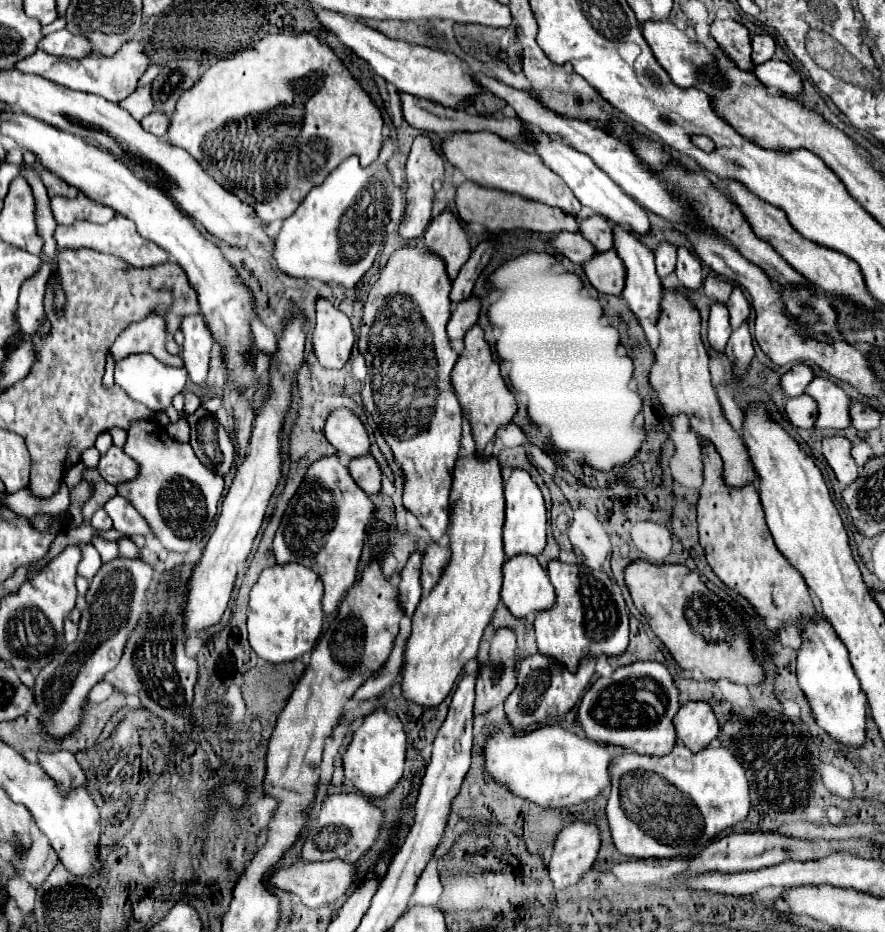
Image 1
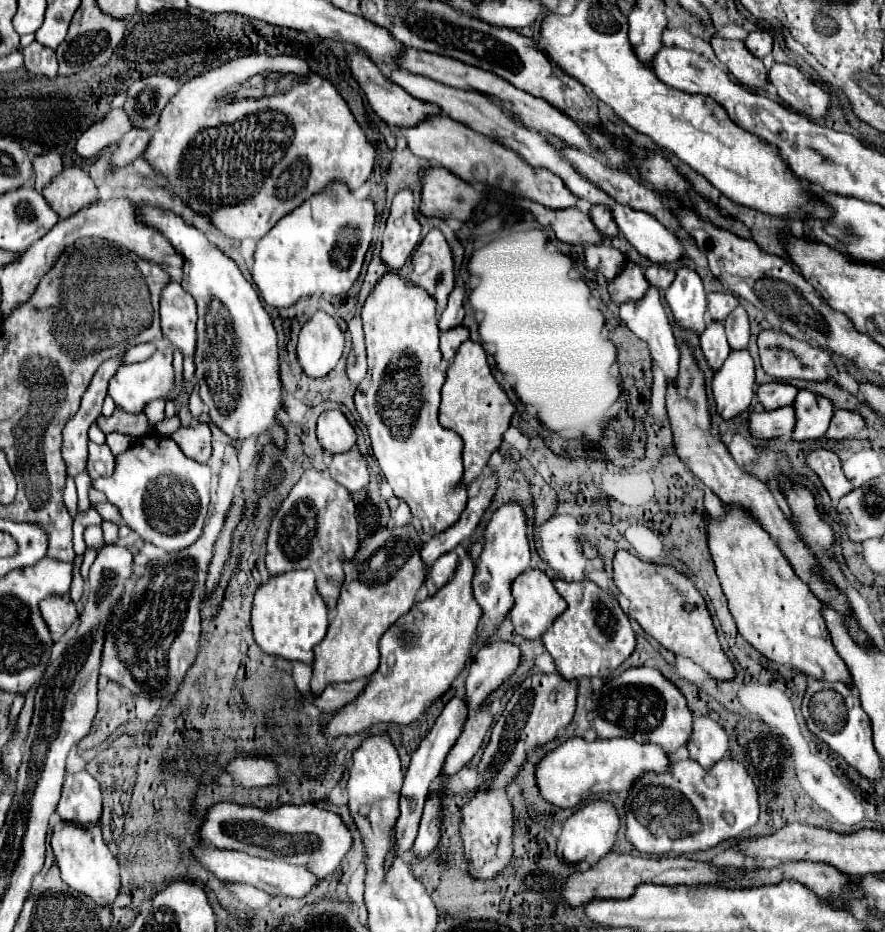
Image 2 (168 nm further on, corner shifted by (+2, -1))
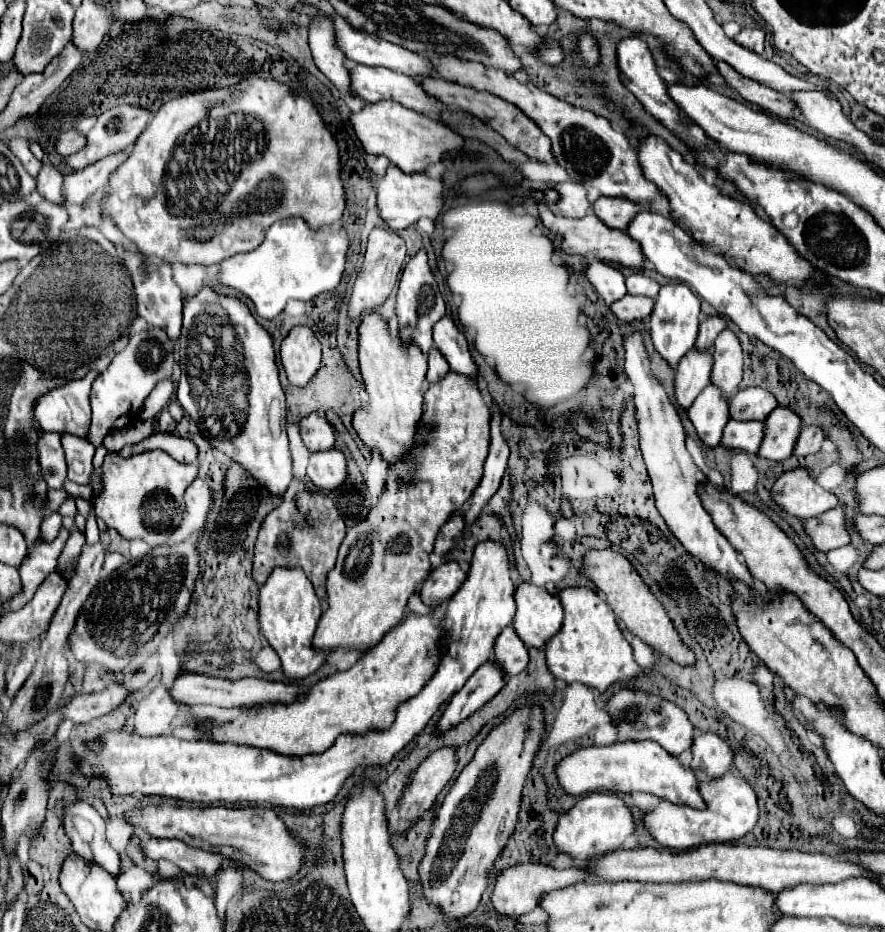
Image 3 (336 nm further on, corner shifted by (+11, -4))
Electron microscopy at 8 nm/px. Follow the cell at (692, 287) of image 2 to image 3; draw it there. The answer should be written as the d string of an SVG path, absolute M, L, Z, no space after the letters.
M671 282L667 286L661 286L659 296L655 298L649 330L655 350L671 368L677 368L683 356L693 348L697 340L697 326L699 326L699 298L689 290L689 286L681 282Z

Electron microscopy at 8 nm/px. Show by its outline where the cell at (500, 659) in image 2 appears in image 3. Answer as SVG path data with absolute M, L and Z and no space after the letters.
M511 624L497 638L493 660L503 666L507 676L515 676L527 668L527 664L529 664L527 646L521 642L521 638L517 636L517 632Z

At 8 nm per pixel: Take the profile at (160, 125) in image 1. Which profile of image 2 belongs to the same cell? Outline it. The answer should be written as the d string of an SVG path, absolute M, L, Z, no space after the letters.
M130 129L120 141L120 145L112 157L112 165L124 167L124 165L136 161L138 157L142 157L148 143L150 143L150 133L146 129Z

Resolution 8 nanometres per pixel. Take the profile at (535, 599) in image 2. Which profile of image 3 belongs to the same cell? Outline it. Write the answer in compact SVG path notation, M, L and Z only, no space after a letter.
M521 582L515 590L517 614L513 626L525 646L543 650L547 640L561 630L563 606L555 594L531 582Z

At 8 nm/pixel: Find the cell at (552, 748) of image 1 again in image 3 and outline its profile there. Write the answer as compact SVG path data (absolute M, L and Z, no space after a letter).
M619 742L613 746L589 746L563 758L557 766L559 784L567 794L581 796L587 792L647 792L669 800L677 806L705 808L699 794L699 780L691 768L681 766L677 758L665 752L657 742Z

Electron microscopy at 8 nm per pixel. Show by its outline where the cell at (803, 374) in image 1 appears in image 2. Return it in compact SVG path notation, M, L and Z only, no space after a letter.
M770 381L758 387L758 403L762 403L766 409L778 409L784 405L792 405L794 397L800 389L796 385L784 383L784 381Z

